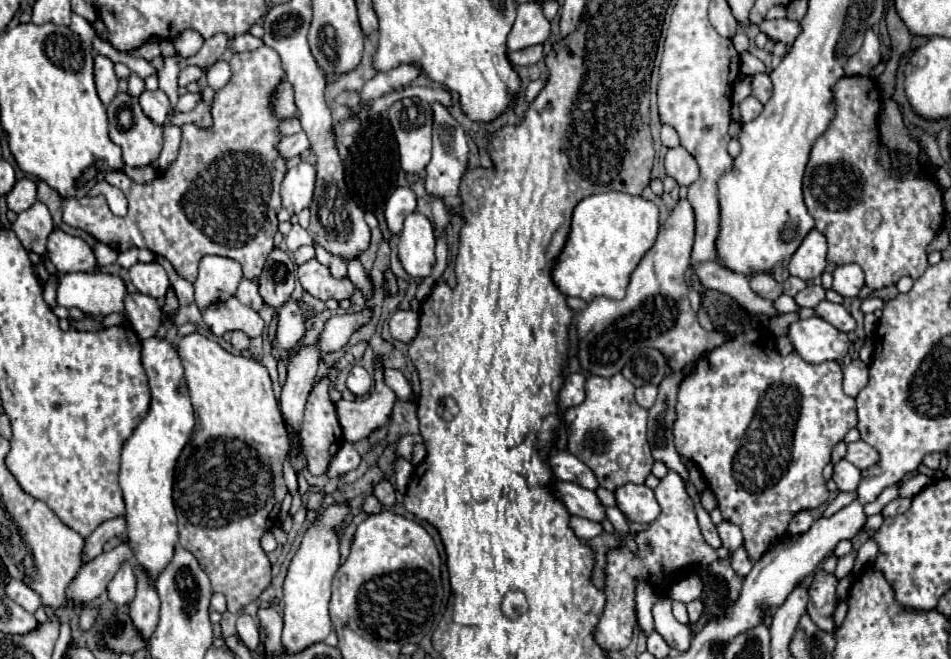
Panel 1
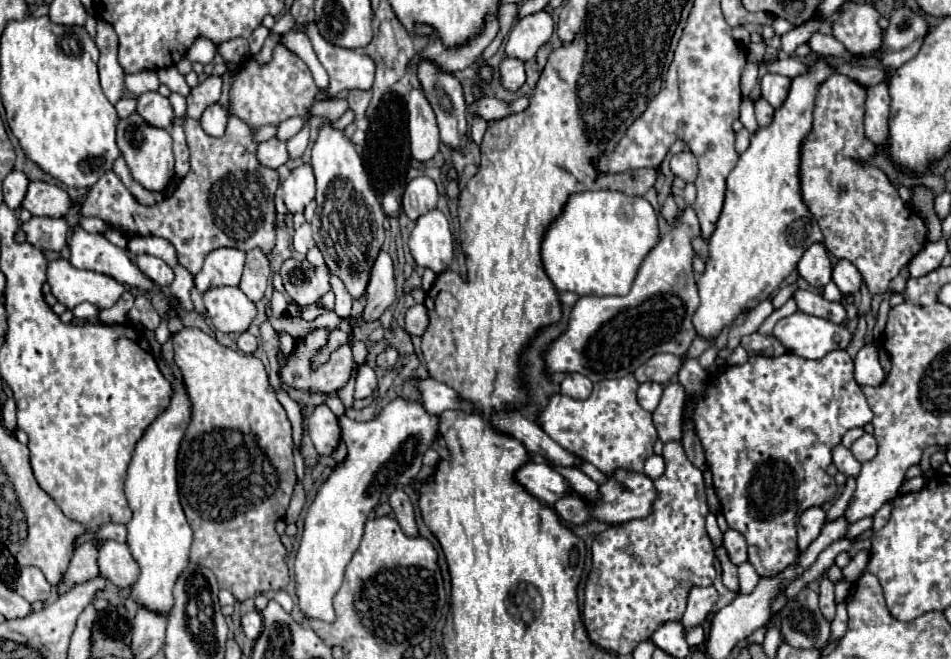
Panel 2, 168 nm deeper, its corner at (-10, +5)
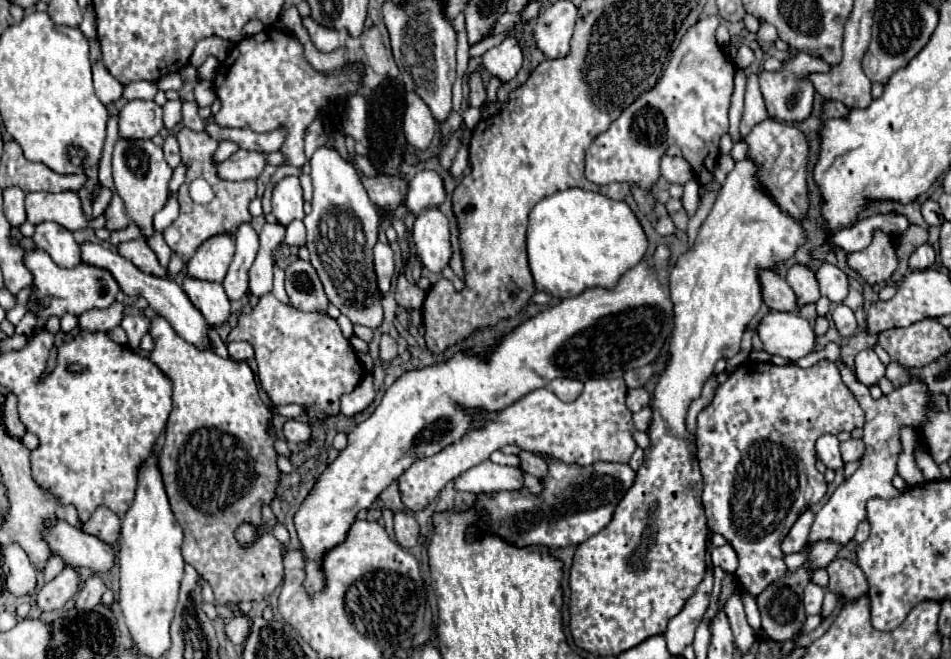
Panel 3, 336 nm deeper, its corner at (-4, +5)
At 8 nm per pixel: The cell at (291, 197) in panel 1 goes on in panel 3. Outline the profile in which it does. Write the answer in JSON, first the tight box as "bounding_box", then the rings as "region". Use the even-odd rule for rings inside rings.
{"bounding_box":[273,177,303,225],"region":[[[283,177],[273,187],[273,215],[281,225],[289,225],[293,219],[303,219],[303,189],[299,177]]]}

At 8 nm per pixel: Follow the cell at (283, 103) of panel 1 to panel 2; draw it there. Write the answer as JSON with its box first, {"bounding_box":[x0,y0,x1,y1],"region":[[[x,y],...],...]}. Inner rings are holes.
{"bounding_box":[227,43,317,131],"region":[[[279,43],[273,49],[273,57],[269,63],[259,65],[255,57],[249,57],[247,61],[241,63],[239,69],[235,71],[229,93],[231,99],[229,99],[227,113],[239,117],[241,121],[245,121],[249,127],[257,131],[263,125],[275,125],[289,117],[305,115],[309,107],[315,103],[317,87],[313,83],[309,67],[293,51],[289,51],[285,45]]]}

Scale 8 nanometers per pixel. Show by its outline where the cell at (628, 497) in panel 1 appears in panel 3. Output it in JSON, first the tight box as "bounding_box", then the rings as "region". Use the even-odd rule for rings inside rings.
{"bounding_box":[467,461,635,549],"region":[[[547,461],[547,465],[549,479],[543,481],[543,493],[539,497],[531,495],[525,487],[519,491],[483,495],[477,501],[477,505],[483,507],[481,527],[471,527],[467,537],[475,539],[483,529],[489,529],[519,547],[545,545],[553,549],[579,545],[611,523],[619,499],[623,499],[631,483],[635,483],[635,471],[623,463],[593,463],[589,467],[579,467]]]}

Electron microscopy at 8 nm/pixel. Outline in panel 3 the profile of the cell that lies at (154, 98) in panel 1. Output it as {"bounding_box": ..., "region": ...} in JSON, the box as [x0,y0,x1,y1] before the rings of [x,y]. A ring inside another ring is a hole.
{"bounding_box":[119,99,163,139],"region":[[[133,99],[119,111],[119,135],[123,139],[153,139],[163,129],[163,111],[155,101]]]}

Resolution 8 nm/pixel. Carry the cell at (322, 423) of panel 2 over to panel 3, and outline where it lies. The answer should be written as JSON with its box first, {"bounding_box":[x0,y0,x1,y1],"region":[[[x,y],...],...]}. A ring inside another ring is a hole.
{"bounding_box":[283,419,311,441],"region":[[[289,419],[285,425],[283,425],[283,433],[285,433],[285,439],[287,441],[309,441],[311,439],[311,425],[309,423],[303,423],[303,421],[295,421],[295,419]]]}

